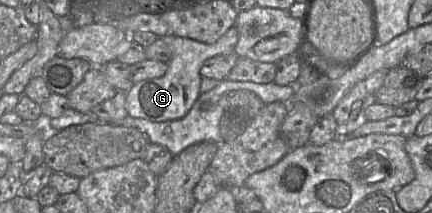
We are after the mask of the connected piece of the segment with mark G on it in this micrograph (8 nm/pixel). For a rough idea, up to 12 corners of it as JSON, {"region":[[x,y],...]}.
{"region":[[236,26],[215,43],[174,34],[165,75],[126,92],[129,116],[180,119],[200,93],[200,67],[234,52]]}

